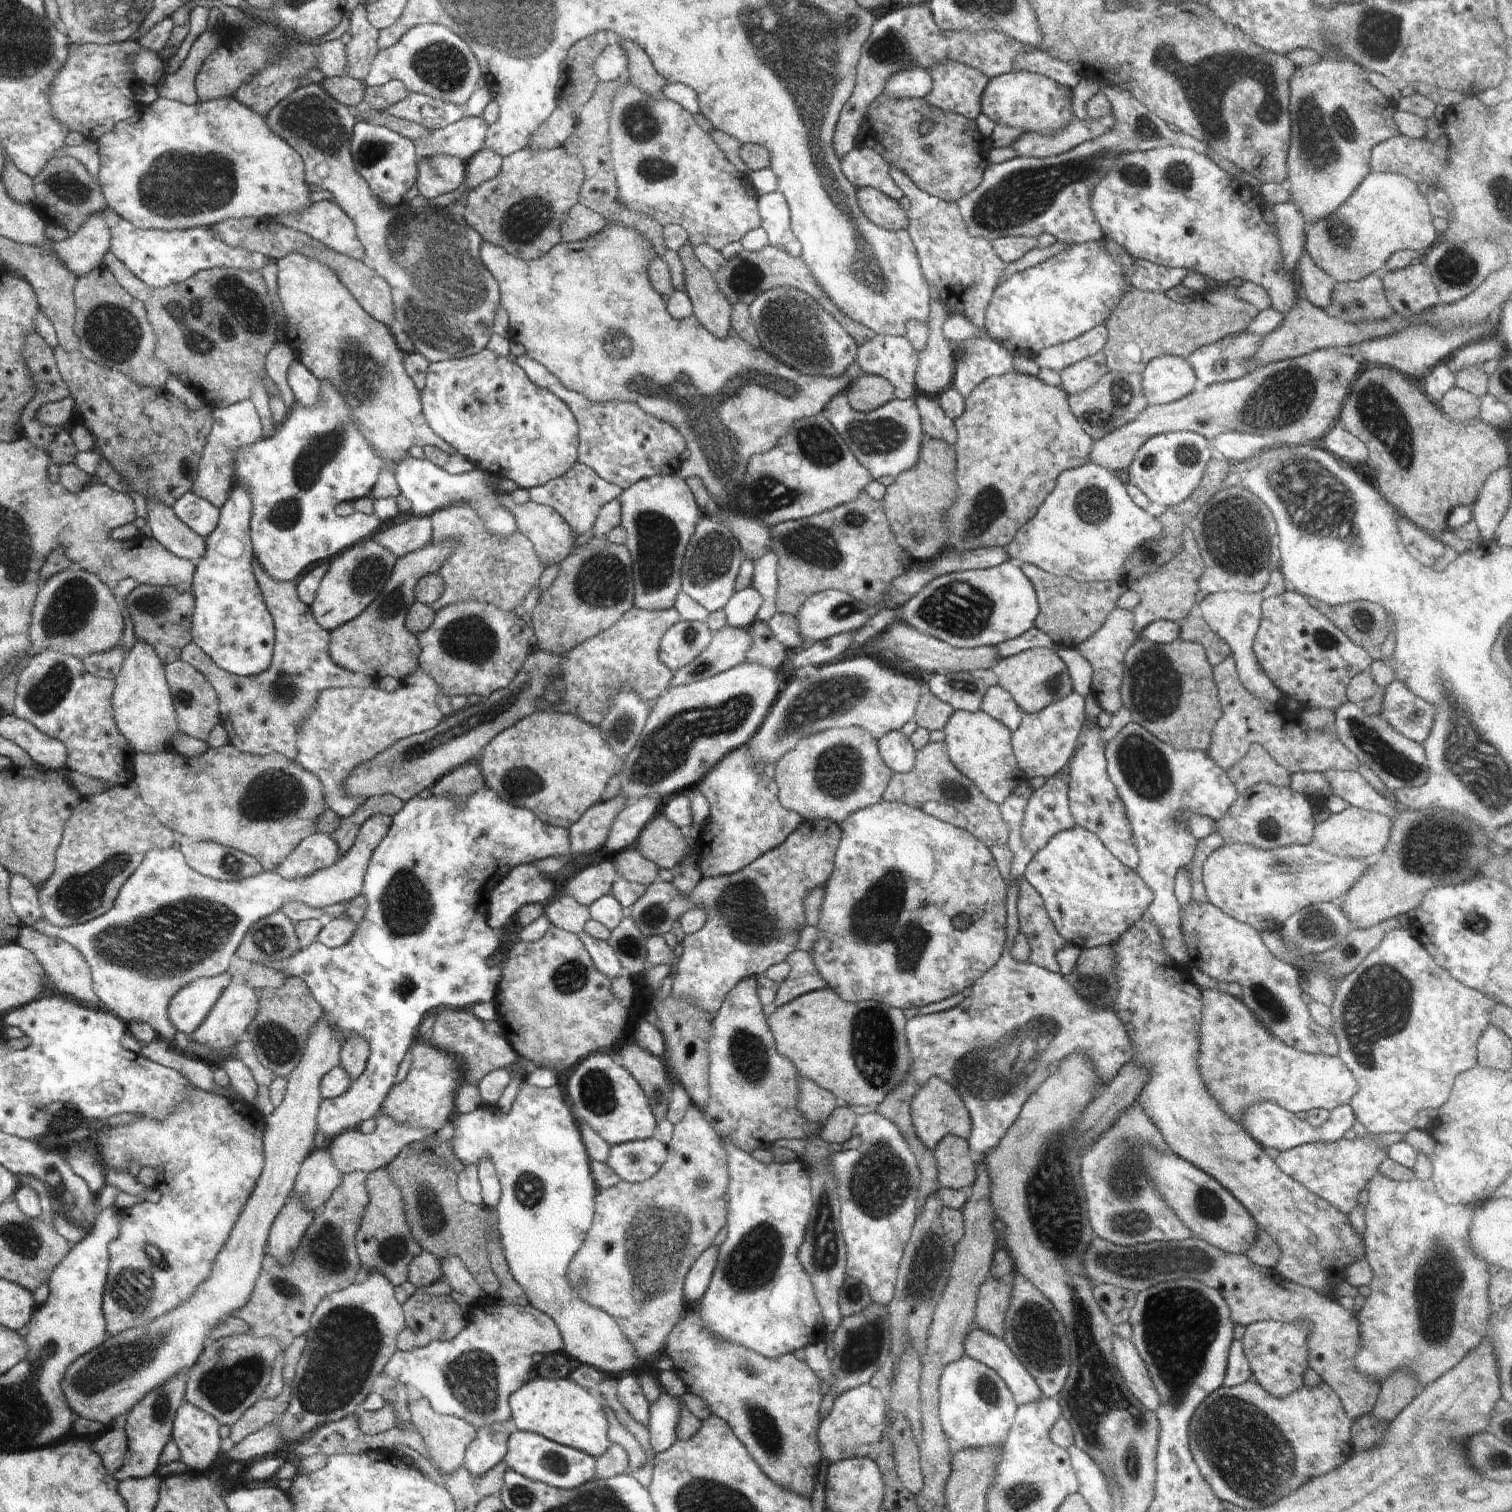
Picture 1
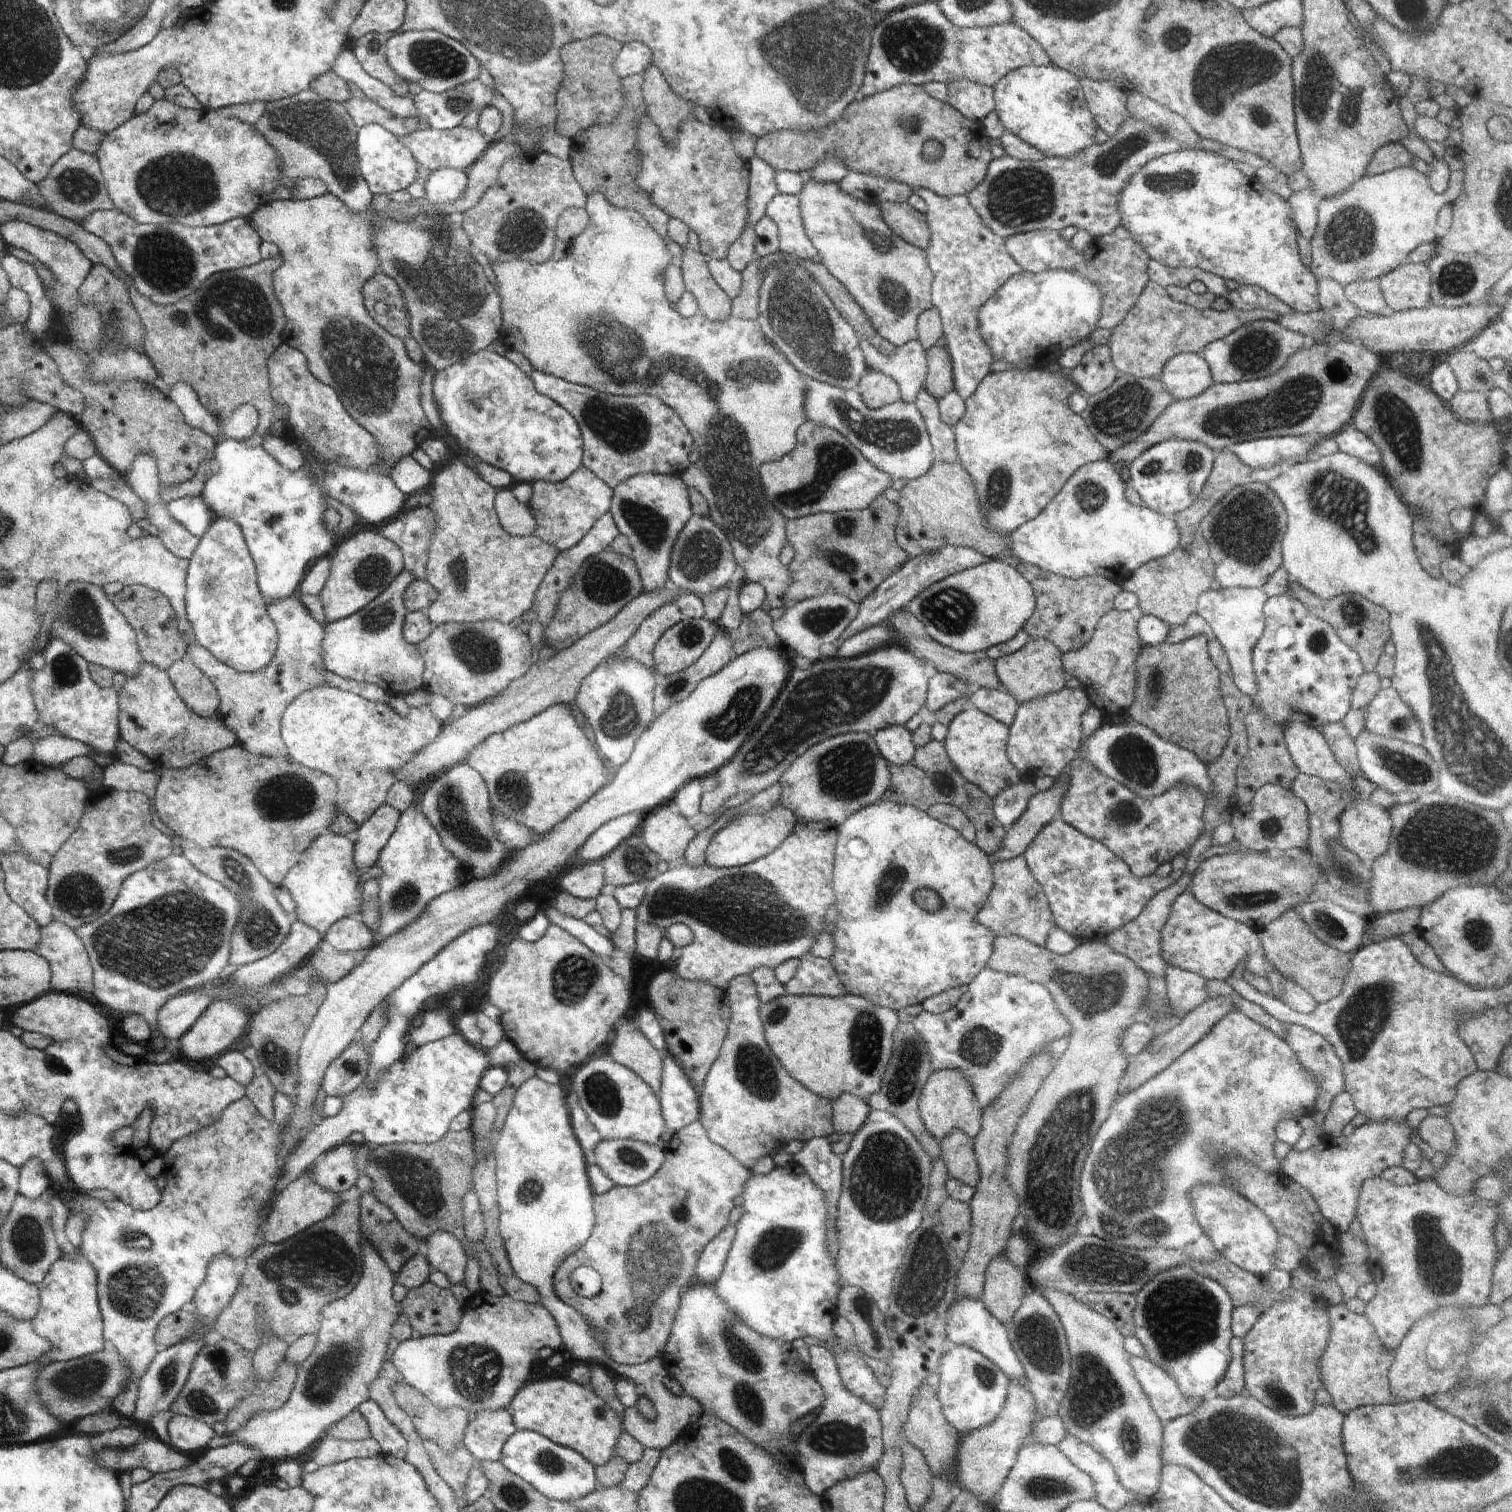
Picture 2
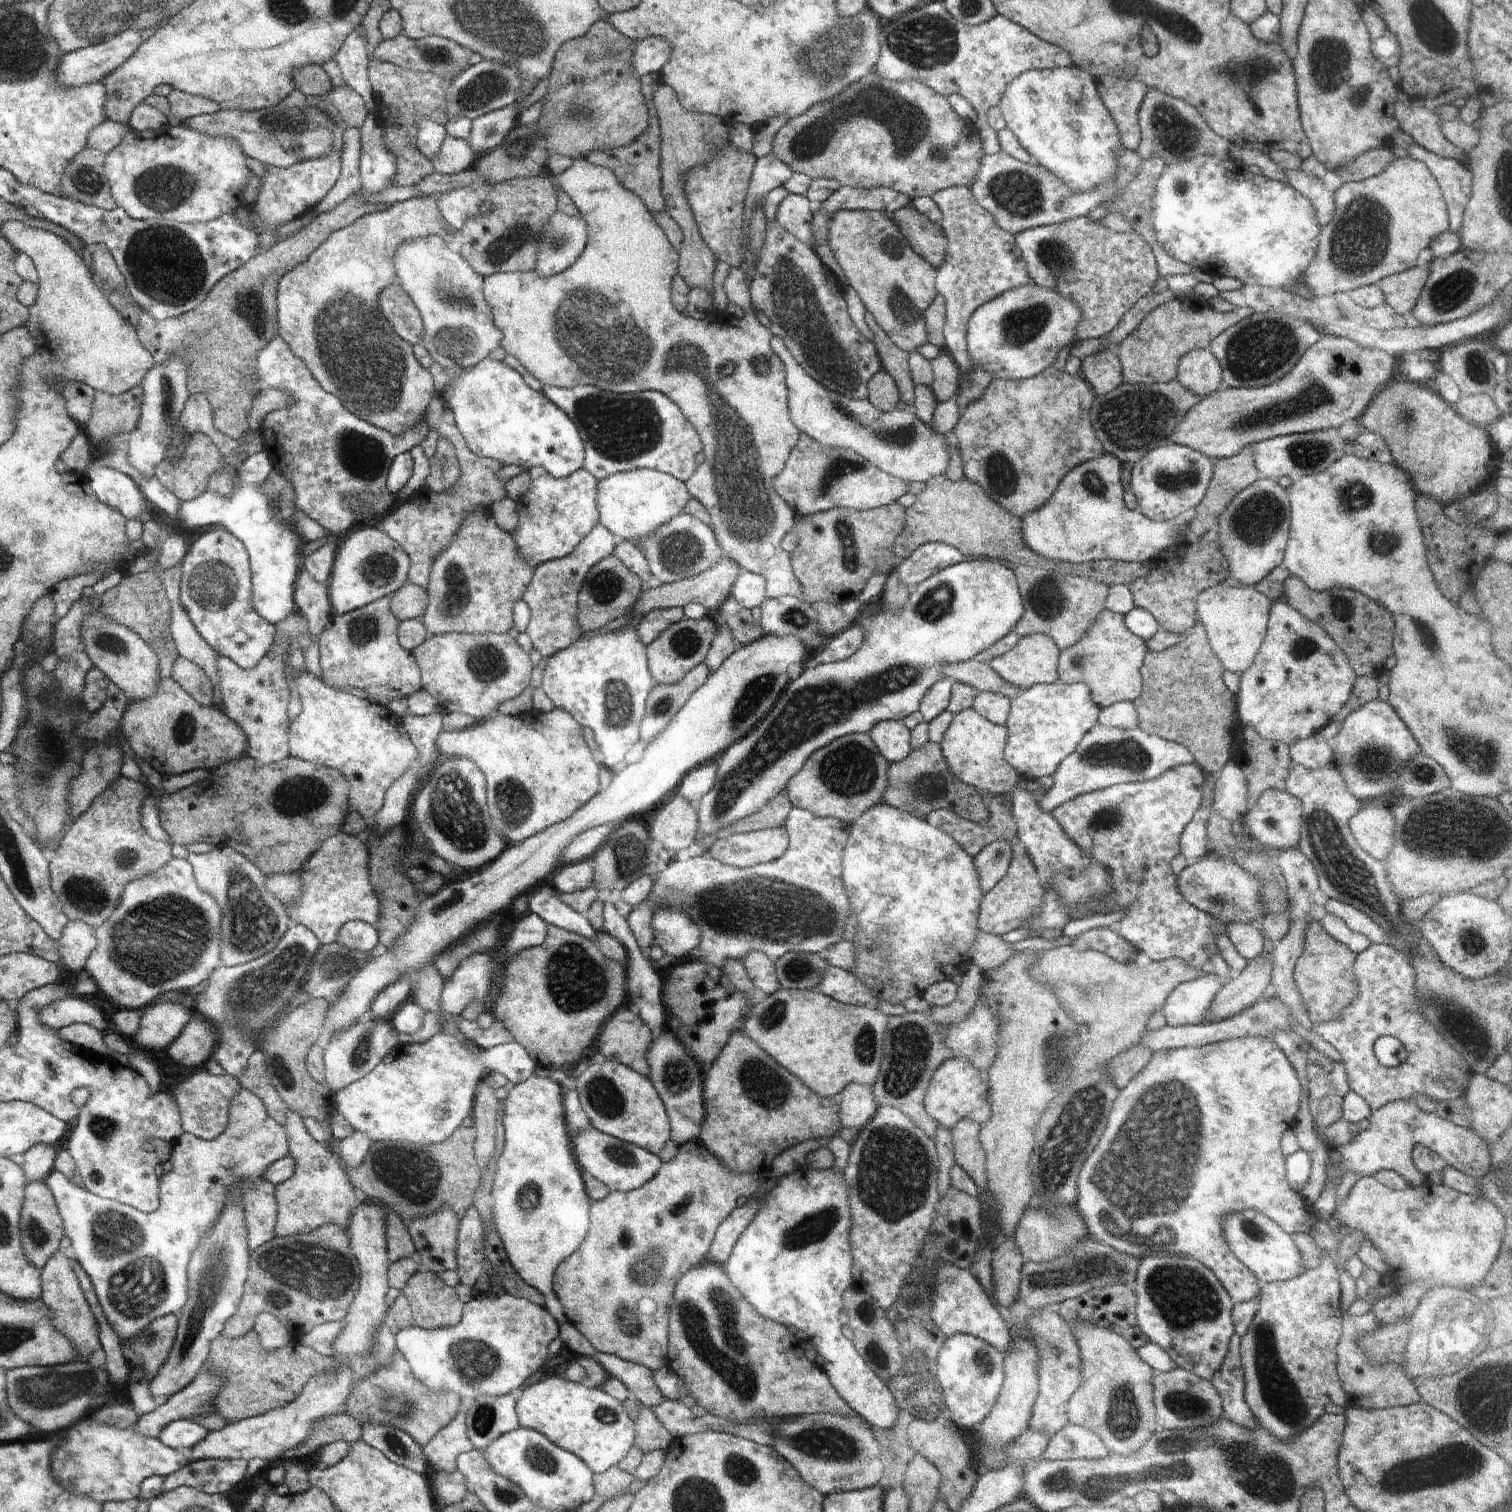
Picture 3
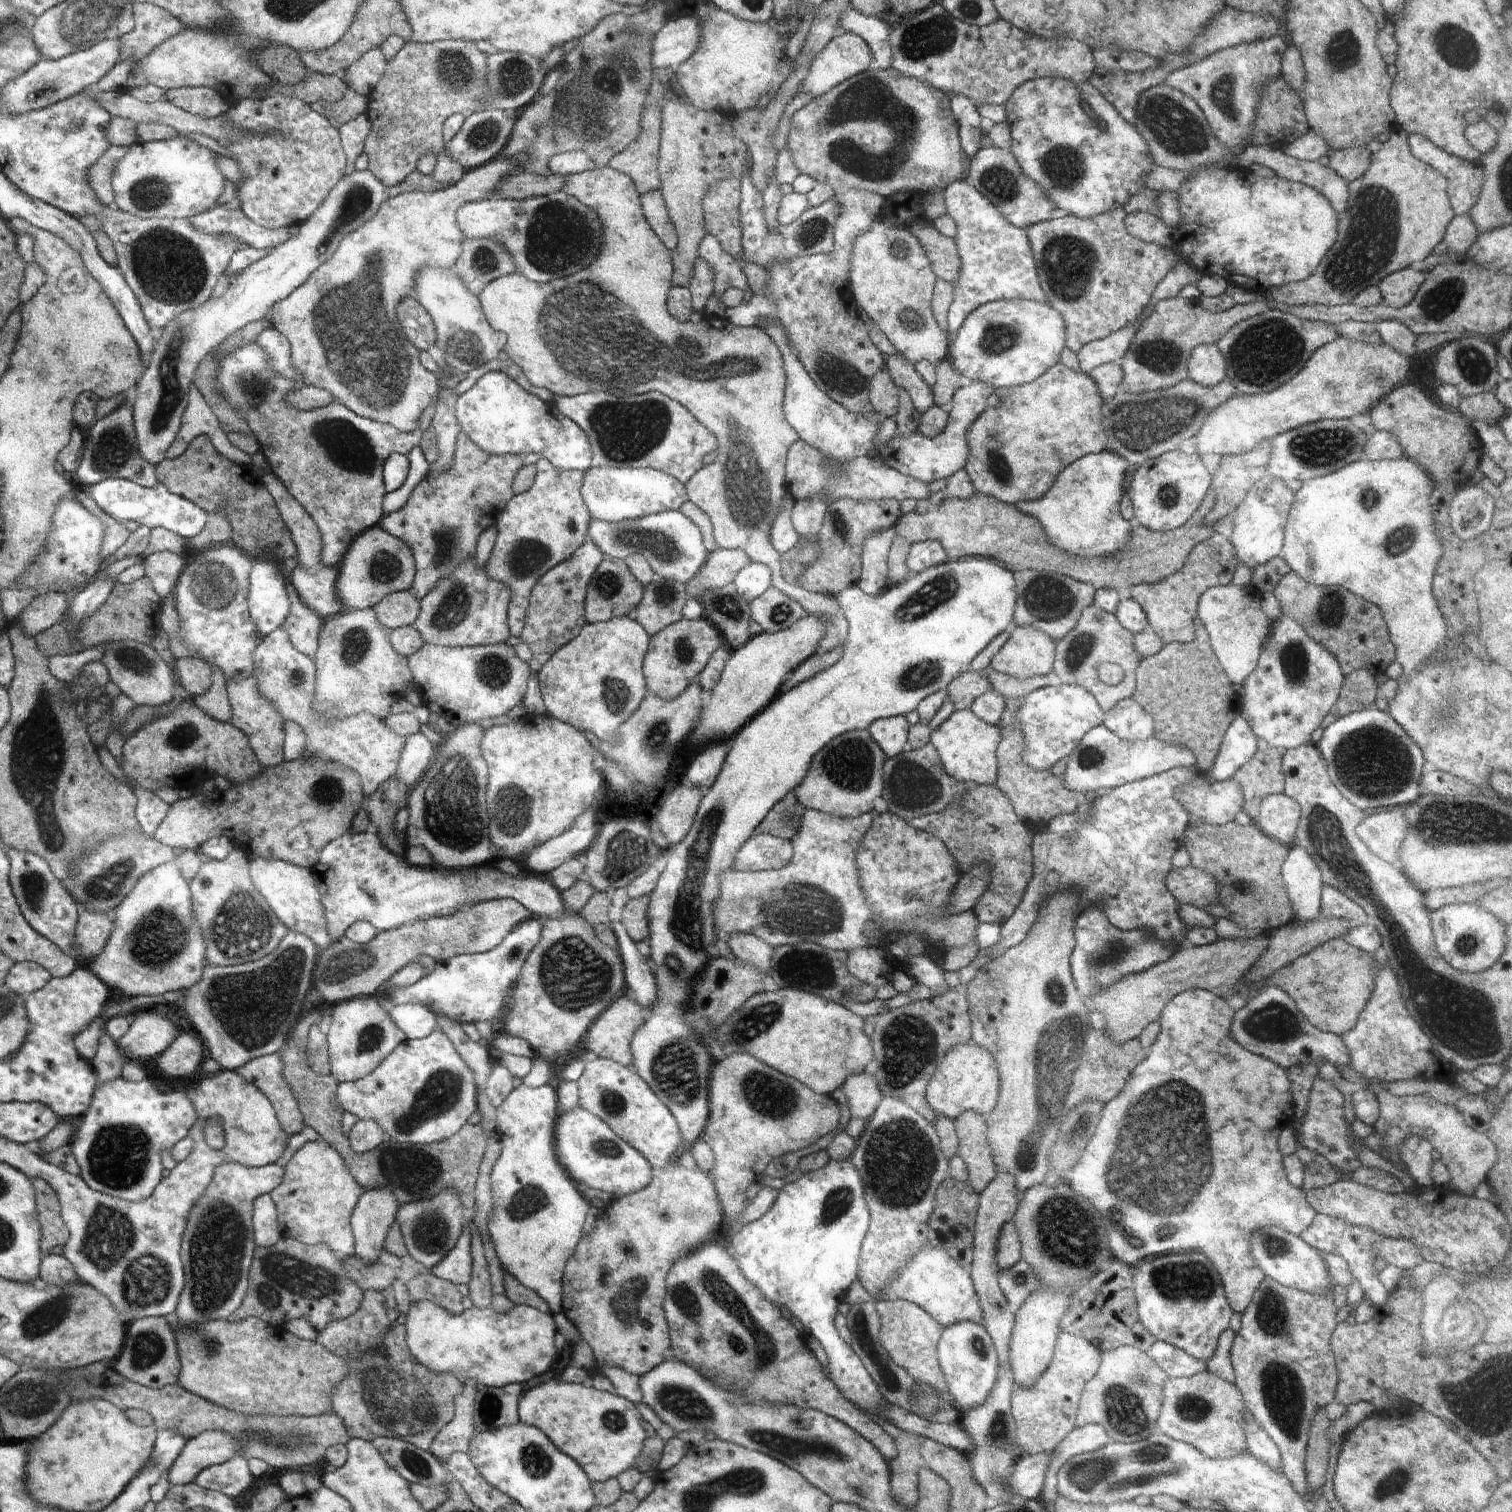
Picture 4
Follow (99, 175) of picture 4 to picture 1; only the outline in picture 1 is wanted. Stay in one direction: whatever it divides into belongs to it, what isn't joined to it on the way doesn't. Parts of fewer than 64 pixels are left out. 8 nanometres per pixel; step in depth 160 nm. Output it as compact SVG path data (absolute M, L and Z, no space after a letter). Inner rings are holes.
M74 157L50 159L33 181L35 201L32 206L44 225L64 227L70 234L78 232L90 215L102 212L107 206L99 182L97 183L84 165Z

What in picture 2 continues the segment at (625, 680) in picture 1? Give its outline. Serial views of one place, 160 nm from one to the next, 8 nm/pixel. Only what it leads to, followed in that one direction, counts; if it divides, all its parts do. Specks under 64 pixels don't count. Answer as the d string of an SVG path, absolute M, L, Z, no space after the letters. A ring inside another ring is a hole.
M674 603L661 606L639 624L620 653L624 658L645 664L656 674L652 656L655 644L666 630L682 620L686 620L686 617Z

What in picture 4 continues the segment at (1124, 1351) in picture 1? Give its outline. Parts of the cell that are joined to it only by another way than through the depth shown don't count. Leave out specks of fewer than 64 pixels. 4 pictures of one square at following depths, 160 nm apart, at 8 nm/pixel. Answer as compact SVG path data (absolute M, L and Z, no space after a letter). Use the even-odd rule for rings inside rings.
M1205 1371L1194 1376L1169 1377L1164 1384L1164 1398L1157 1421L1157 1431L1173 1440L1198 1448L1208 1458L1232 1458L1249 1452L1244 1436L1248 1418L1253 1419L1240 1390L1218 1376Z

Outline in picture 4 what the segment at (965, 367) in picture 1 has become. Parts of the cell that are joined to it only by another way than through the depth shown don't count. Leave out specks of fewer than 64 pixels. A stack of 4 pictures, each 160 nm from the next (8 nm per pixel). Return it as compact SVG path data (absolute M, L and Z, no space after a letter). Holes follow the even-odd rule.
M965 180L950 184L942 195L948 215L956 226L953 242L961 262L960 278L956 284L952 284L954 297L947 315L947 342L954 342L967 316L986 303L1012 298L1046 302L1024 229L1006 222L1000 210Z

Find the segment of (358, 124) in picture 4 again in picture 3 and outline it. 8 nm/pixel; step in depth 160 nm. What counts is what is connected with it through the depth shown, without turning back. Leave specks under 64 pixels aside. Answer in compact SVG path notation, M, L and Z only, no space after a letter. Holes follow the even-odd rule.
M347 127L342 134L344 150L341 154L341 176L322 202L310 212L312 217L334 210L338 204L346 201L346 198L353 196L361 188L360 172L360 132L356 128Z

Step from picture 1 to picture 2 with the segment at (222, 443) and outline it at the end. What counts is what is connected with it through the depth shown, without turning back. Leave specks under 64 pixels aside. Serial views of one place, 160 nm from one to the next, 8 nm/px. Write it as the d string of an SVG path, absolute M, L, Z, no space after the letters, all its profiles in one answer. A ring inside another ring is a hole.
M248 403L239 406L227 419L218 420L226 439L244 441L258 426L258 411Z

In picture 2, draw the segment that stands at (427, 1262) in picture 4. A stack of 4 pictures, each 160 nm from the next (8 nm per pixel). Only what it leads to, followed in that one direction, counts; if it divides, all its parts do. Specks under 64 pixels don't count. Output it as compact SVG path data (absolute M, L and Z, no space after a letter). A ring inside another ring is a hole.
M446 1231L432 1233L423 1245L424 1256L432 1268L443 1272L455 1285L462 1285L467 1265L463 1246Z

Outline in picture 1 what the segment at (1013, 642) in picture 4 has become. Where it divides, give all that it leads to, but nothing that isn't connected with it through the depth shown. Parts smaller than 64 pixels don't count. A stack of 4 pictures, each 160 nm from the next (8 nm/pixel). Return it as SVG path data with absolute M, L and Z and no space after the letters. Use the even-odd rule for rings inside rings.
M1034 647L1011 657L996 657L991 664L991 669L998 678L1000 685L1006 692L1012 696L1014 702L1025 713L1037 713L1039 710L1045 709L1050 703L1058 702L1058 699L1064 698L1073 690L1073 682L1070 678L1068 669L1064 661L1049 648Z

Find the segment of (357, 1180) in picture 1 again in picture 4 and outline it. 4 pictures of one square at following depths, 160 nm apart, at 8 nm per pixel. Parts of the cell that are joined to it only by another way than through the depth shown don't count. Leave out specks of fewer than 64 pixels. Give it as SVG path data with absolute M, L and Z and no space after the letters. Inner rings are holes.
M281 1237L270 1247L257 1247L253 1255L253 1262L249 1271L249 1286L240 1308L228 1318L228 1322L238 1322L244 1318L258 1318L268 1324L276 1320L281 1324L308 1318L308 1322L320 1333L332 1320L344 1320L358 1311L363 1303L364 1290L358 1282L350 1278L344 1268L344 1262L339 1254L330 1250L326 1244L306 1245L290 1238Z

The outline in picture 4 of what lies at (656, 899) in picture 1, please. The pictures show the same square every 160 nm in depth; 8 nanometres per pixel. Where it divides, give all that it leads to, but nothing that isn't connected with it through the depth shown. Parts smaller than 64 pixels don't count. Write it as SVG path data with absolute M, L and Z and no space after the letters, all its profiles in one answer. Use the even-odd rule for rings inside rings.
M815 809L802 812L802 826L792 836L792 861L781 870L736 871L726 870L718 880L718 896L712 904L712 924L716 940L720 932L732 934L754 934L773 950L780 946L796 946L800 942L812 942L816 946L834 951L848 951L866 947L864 924L872 919L870 902L862 890L860 872L856 866L858 846L870 828L878 812L862 814L858 818L840 818Z

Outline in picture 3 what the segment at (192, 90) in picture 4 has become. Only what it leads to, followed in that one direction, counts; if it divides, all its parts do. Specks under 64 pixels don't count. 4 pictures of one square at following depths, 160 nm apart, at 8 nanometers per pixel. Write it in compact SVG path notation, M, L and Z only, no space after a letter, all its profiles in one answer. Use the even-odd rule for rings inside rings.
M174 89L167 97L170 104L170 124L184 122L190 118L199 115L208 115L219 112L220 106L208 98L188 94L186 92Z

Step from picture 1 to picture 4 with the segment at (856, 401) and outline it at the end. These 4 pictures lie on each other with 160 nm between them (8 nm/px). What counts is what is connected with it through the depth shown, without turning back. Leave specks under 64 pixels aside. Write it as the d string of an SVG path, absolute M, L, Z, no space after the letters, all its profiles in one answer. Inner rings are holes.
M885 370L874 374L869 388L869 402L874 411L882 418L895 416L899 404L899 388L890 374Z

